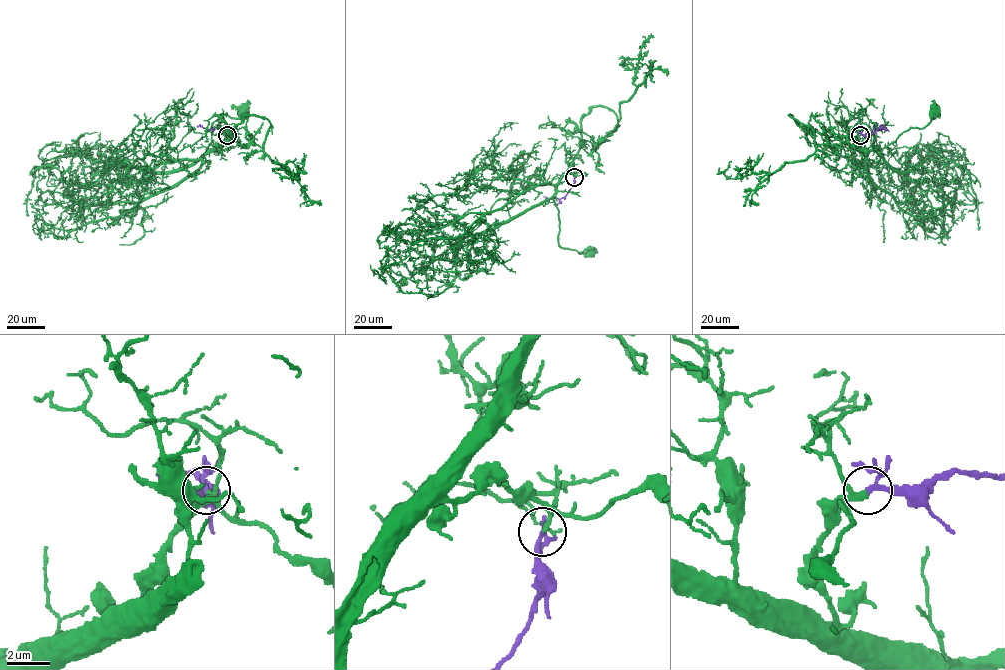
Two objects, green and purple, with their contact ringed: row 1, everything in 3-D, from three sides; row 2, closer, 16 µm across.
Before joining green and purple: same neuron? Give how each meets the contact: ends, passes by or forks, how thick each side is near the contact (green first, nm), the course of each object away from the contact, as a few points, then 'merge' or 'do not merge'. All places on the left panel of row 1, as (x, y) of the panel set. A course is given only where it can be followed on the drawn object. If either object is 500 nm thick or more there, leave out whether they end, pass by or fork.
green passes by | purple forks | 180/140 nm | green via (227, 135), (218, 147), (205, 151), (212, 141), (211, 125), (224, 114), (240, 117), (243, 110) | purple via (227, 135), (218, 128), (197, 126) | merge

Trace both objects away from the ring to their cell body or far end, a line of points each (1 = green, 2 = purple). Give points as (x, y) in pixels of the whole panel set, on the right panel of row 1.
1: (860, 135), (857, 147), (881, 151), (911, 128), (924, 128), (936, 110)
2: (860, 135), (882, 129), (879, 126)

